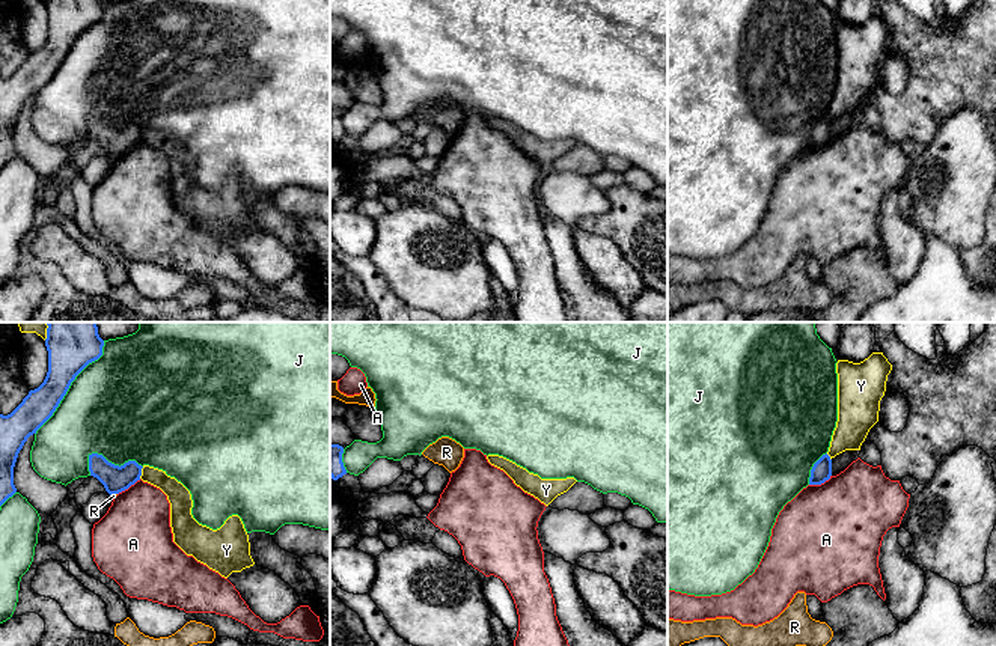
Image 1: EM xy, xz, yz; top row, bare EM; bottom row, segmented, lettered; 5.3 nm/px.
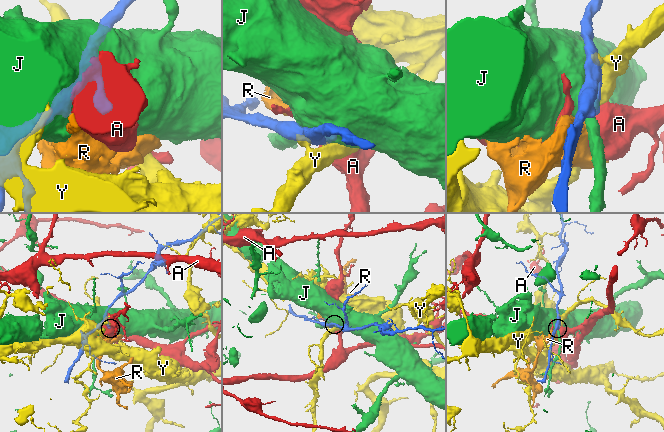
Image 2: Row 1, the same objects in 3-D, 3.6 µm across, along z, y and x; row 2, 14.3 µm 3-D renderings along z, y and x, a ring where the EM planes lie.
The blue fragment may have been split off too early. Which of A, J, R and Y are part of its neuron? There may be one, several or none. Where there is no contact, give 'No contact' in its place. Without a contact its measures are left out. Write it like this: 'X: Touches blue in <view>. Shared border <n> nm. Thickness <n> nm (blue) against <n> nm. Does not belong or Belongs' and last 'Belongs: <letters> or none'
A: Touches blue in yz. Shared border 130 nm. Thickness 110 nm (blue) against 500 nm. Does not belong
J: Touches blue in xy. Shared border 650 nm. Thickness 280 nm (blue) against 480 nm. Does not belong
R: Touches blue in xy. Shared border 40 nm. Thickness 140 nm (blue) against 20 nm. Does not belong
Y: Touches blue in xy. Shared border 70 nm. Thickness 140 nm (blue) against 120 nm. Does not belong
Belongs: none

